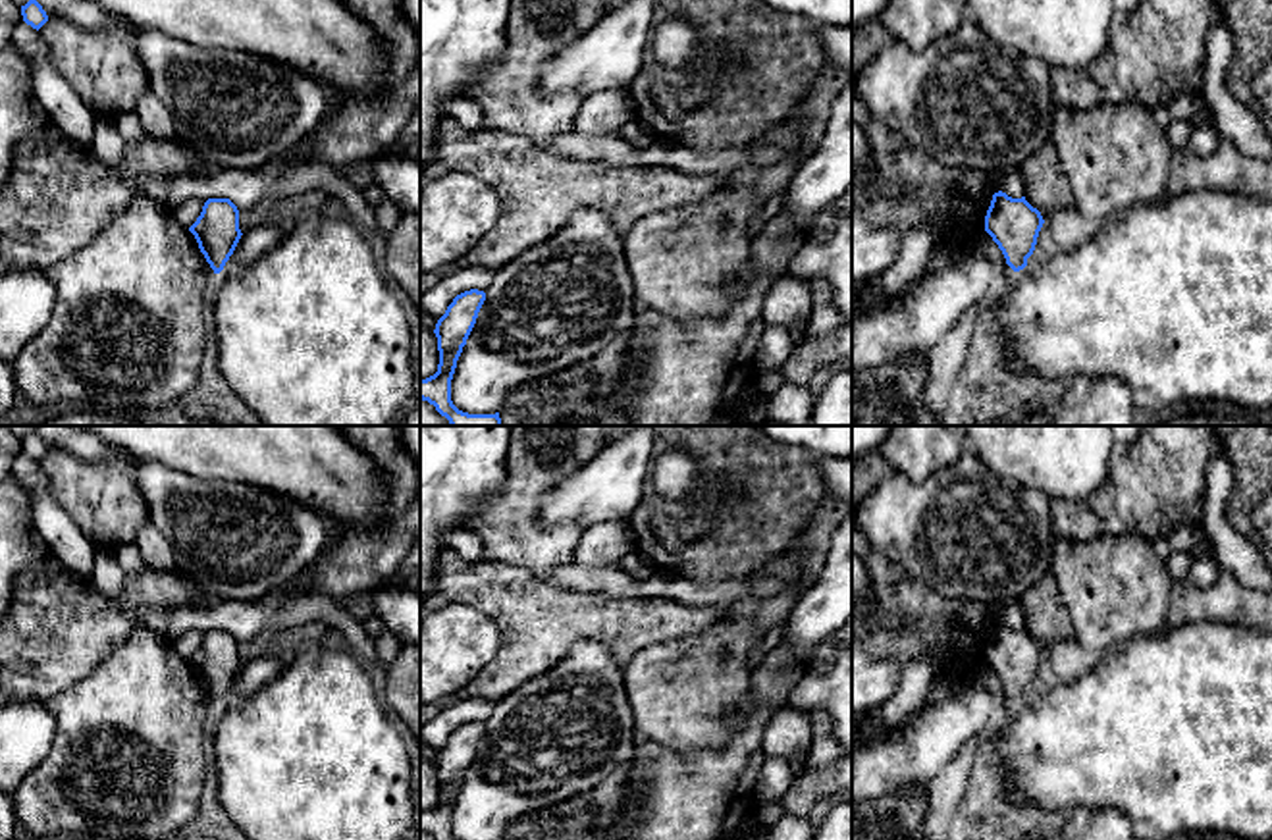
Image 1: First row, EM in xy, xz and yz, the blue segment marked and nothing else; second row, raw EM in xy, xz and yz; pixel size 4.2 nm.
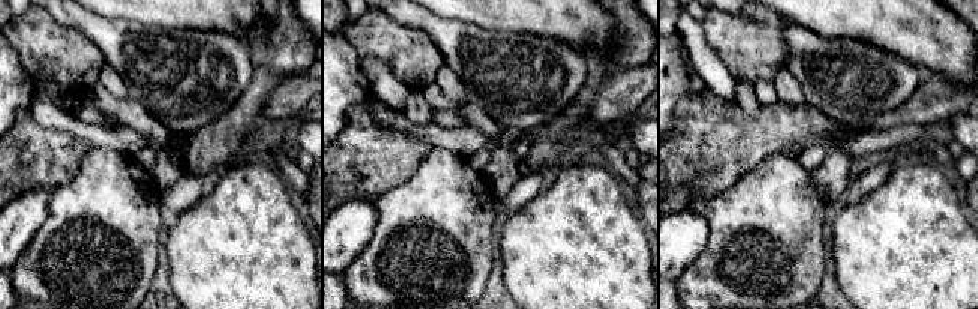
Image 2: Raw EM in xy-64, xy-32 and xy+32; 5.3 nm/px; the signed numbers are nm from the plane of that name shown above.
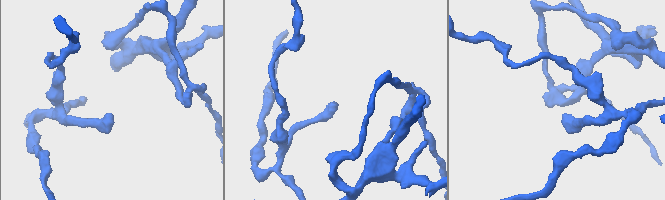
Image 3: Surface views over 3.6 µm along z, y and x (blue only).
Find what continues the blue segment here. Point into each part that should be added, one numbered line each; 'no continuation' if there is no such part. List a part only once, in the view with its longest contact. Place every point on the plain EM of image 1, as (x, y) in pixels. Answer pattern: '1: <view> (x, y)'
no continuation

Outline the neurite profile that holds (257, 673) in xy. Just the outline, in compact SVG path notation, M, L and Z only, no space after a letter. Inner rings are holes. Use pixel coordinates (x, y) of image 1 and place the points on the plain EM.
M264 653L241 667L233 686L218 707L233 705L264 688L278 674L276 653Z

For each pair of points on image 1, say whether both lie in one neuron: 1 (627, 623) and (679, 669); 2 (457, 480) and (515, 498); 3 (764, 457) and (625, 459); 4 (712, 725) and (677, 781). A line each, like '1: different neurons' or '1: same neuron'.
1: different neurons
2: different neurons
3: different neurons
4: different neurons

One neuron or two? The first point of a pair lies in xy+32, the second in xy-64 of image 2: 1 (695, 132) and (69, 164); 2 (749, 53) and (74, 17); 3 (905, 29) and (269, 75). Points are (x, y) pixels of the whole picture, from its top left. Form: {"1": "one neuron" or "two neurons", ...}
{"1": "one neuron", "2": "two neurons", "3": "two neurons"}

